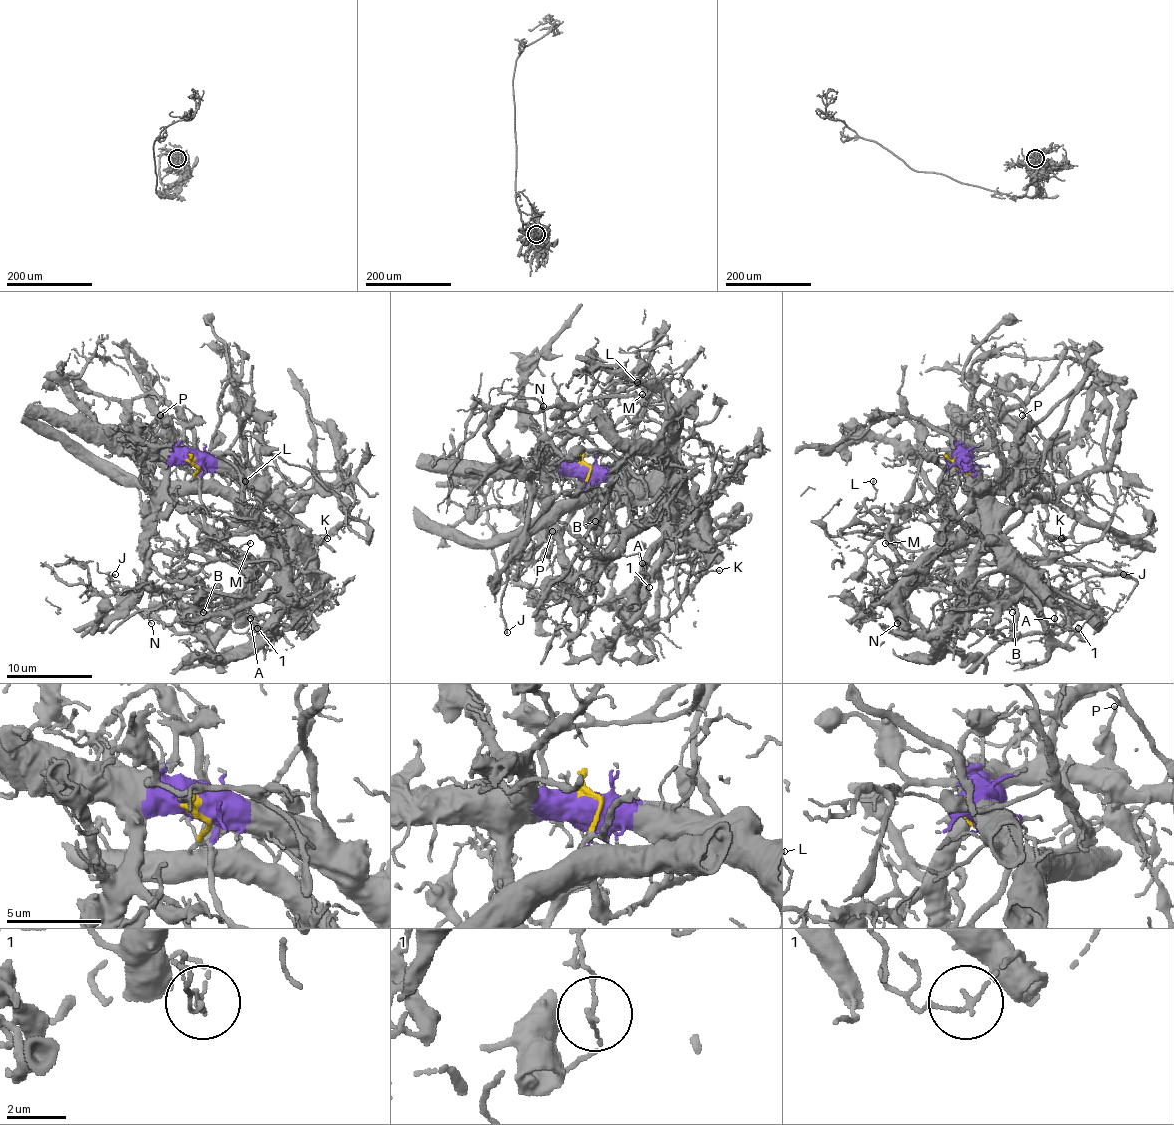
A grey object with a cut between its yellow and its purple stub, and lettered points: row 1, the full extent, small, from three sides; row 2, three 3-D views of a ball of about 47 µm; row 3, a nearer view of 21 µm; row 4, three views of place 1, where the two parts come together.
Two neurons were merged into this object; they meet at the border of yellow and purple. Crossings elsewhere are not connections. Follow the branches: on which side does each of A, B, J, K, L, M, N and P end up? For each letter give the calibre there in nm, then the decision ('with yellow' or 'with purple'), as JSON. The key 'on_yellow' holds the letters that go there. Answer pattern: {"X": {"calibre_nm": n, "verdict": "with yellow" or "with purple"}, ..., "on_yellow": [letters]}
{"A": {"calibre_nm": 130, "verdict": "with yellow"}, "B": {"calibre_nm": 100, "verdict": "with yellow"}, "J": {"calibre_nm": 220, "verdict": "with purple"}, "K": {"calibre_nm": 160, "verdict": "with yellow"}, "L": {"calibre_nm": 110, "verdict": "with yellow"}, "M": {"calibre_nm": 140, "verdict": "with yellow"}, "N": {"calibre_nm": 100, "verdict": "with yellow"}, "P": {"calibre_nm": 180, "verdict": "with purple"}, "on_yellow": ["A", "B", "K", "L", "M", "N"]}

